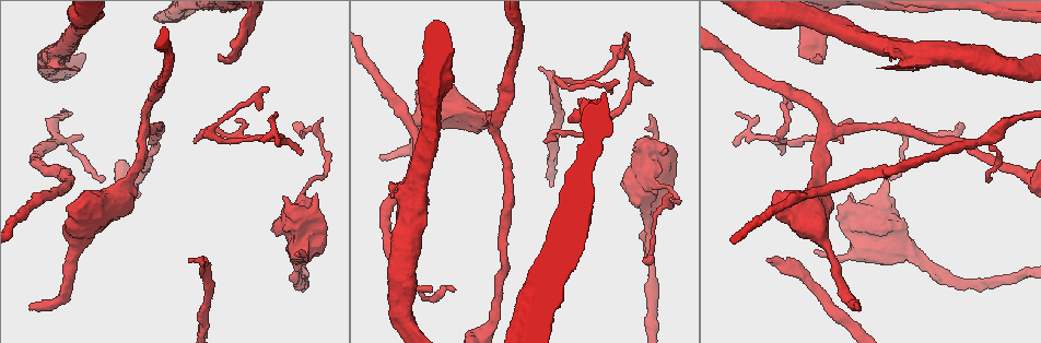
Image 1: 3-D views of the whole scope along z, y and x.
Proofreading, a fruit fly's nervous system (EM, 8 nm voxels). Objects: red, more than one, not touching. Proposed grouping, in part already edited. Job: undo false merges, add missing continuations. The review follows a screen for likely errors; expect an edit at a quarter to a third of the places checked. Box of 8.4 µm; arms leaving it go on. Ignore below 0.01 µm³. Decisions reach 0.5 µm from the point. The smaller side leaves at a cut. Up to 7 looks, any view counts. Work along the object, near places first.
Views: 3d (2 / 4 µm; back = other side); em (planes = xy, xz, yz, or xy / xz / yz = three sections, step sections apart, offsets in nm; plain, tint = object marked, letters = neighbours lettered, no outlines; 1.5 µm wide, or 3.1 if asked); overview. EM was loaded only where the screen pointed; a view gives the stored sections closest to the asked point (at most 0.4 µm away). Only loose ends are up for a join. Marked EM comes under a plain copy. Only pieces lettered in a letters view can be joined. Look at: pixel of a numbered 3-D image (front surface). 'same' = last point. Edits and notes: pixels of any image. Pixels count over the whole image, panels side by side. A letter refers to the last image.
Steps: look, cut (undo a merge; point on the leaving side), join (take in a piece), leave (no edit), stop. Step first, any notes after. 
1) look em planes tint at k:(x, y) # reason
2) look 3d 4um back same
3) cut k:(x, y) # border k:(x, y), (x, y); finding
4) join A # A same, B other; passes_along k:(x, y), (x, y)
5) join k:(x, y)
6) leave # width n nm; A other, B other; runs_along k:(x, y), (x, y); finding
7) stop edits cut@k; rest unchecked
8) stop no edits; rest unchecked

look em planes tint at 1:(874, 233) # touches itself

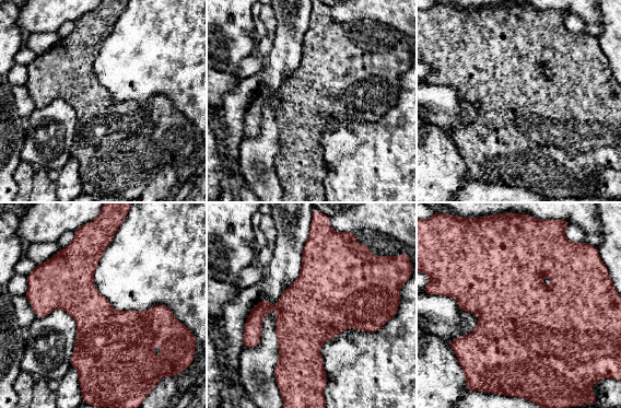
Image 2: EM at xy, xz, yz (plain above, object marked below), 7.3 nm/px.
look em planes letters same # what lies round it

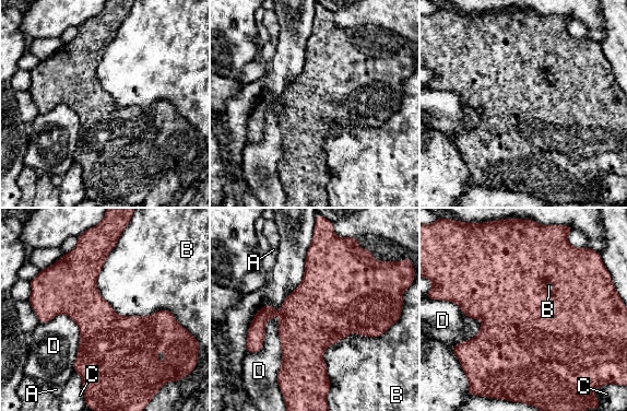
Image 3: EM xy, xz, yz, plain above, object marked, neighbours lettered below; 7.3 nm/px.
leave # A other, B other, C other, D other; border 3:(312, 238), (281, 306), (279, 387); continuous, no second neuron

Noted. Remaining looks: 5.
look 3d 4um at 1:(29, 305) # an open end

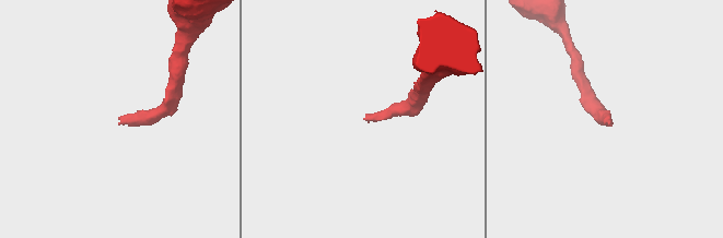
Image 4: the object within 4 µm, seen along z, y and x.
look em planes tint at 4:(610, 118) # shape alone is not enough

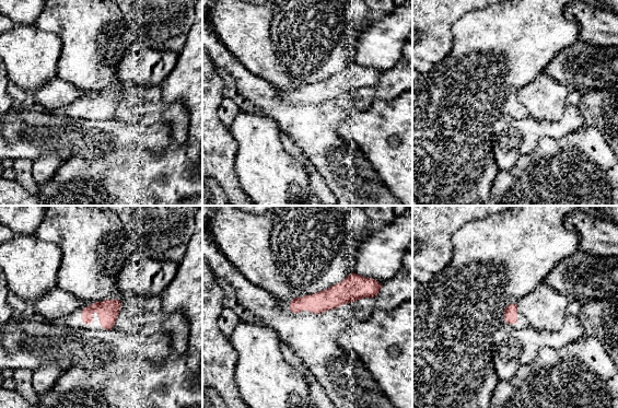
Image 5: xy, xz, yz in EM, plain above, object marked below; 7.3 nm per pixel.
look em planes letters same

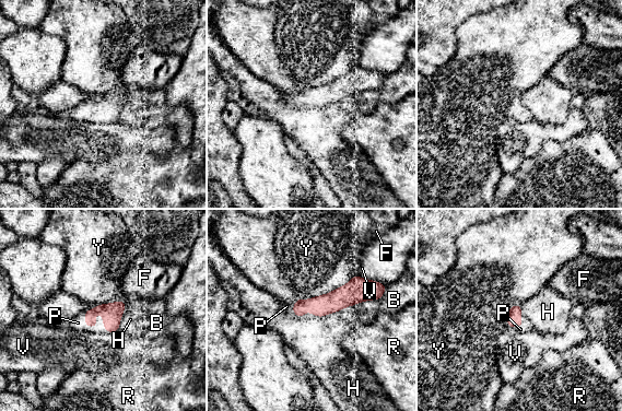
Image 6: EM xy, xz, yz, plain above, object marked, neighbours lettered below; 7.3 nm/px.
join P # longest_contact Y 480 nm; B other, F other, H other, P same, R other, V other, Y other; the neuron continues

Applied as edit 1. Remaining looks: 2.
stop edits join@6; rest unchecked

